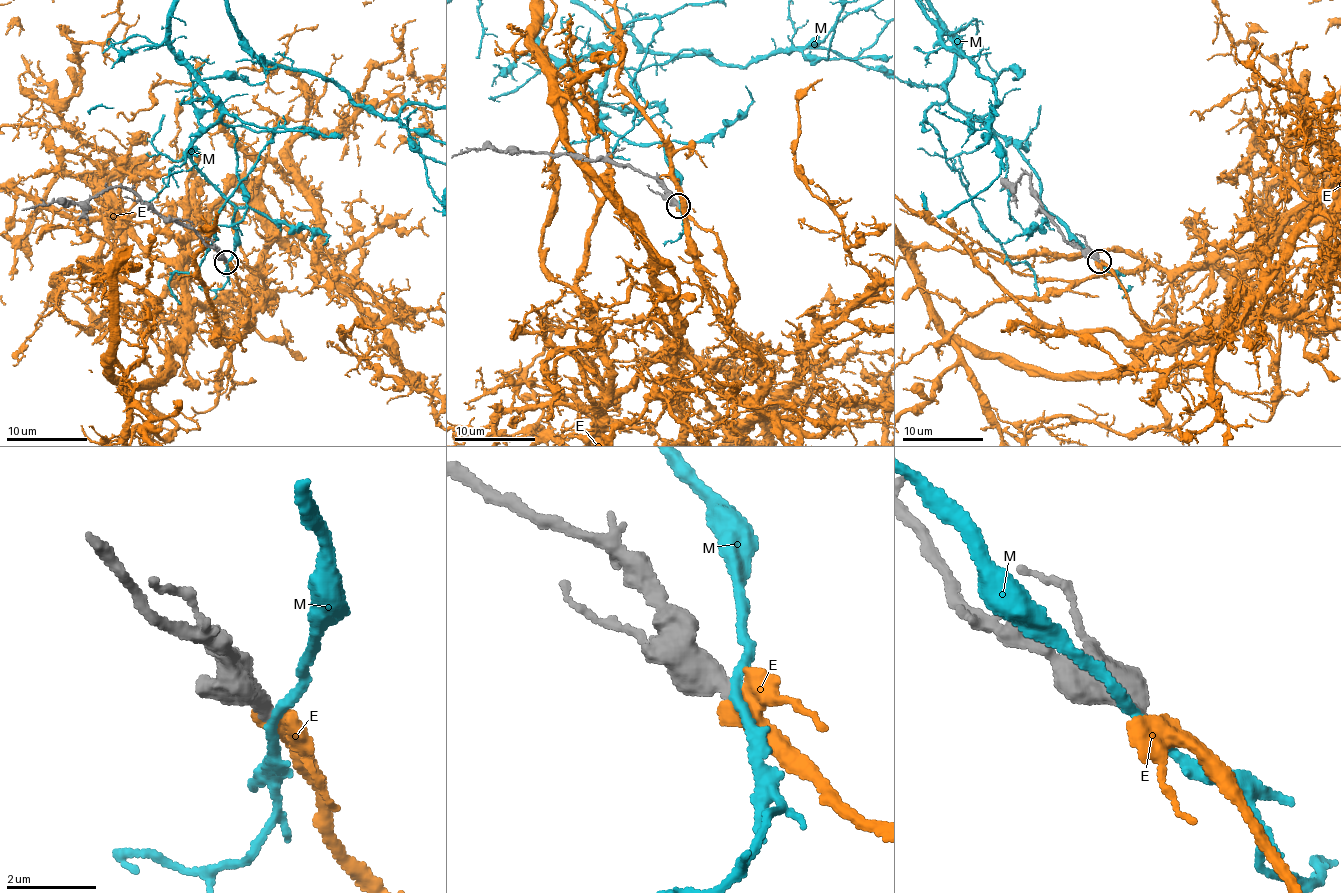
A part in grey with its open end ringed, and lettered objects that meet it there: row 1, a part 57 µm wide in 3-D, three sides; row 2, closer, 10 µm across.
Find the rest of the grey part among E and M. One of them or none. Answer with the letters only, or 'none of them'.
E

